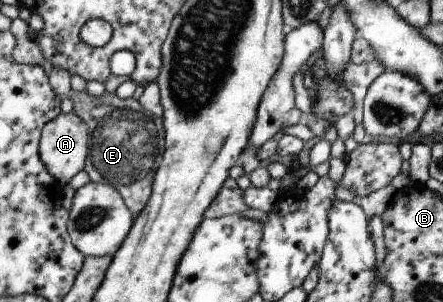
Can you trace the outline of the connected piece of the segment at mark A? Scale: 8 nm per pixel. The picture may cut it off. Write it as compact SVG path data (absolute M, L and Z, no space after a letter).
M74 112L61 114L49 121L41 131L39 154L46 169L55 177L55 184L65 186L85 166L87 156L88 126L86 122Z

